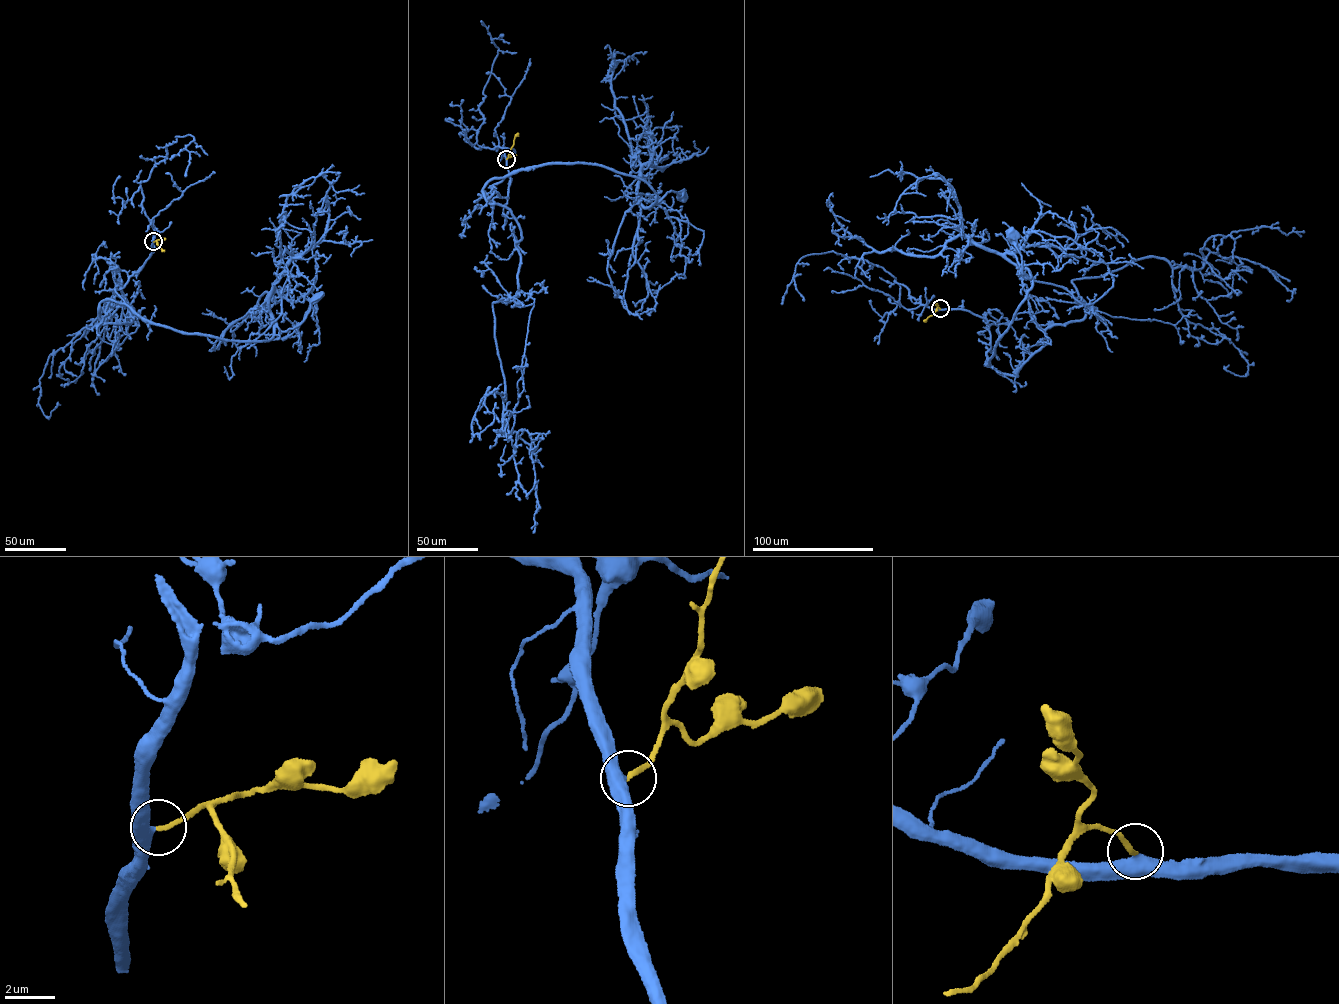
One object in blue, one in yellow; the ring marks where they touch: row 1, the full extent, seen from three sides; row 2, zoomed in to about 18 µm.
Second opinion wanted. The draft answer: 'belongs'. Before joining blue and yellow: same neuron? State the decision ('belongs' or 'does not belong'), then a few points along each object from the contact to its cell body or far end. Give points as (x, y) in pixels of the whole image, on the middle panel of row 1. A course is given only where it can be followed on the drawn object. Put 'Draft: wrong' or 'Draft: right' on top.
Draft: right
belongs; blue runs (506, 159), (502, 197), (491, 187), (517, 171), (580, 163), (646, 181), (653, 204), (671, 191), (682, 197); yellow runs (506, 159), (518, 133)

